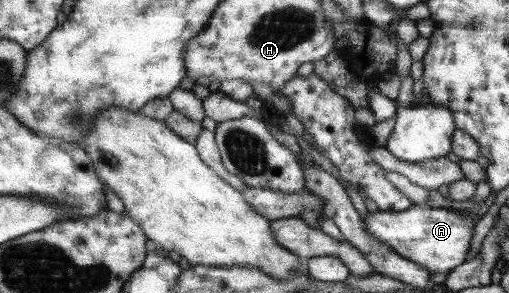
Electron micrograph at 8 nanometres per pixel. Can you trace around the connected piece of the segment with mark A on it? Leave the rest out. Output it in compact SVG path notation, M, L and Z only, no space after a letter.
M410 206L404 211L388 213L377 211L367 213L362 218L366 232L384 244L390 246L400 256L408 258L418 265L424 266L435 276L445 276L465 262L472 243L472 227L474 221L464 216L464 212L454 212L446 208L432 208L431 206Z

